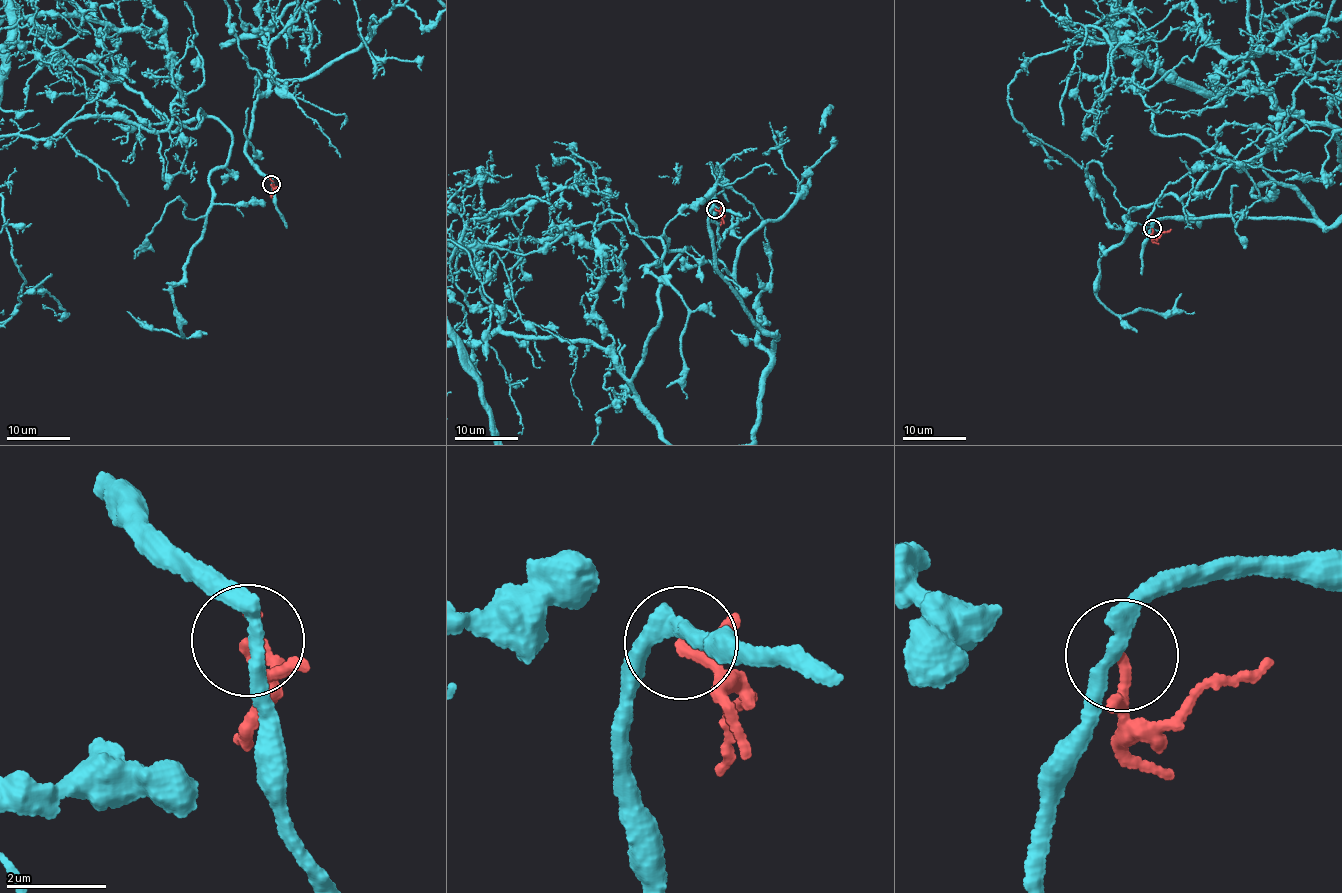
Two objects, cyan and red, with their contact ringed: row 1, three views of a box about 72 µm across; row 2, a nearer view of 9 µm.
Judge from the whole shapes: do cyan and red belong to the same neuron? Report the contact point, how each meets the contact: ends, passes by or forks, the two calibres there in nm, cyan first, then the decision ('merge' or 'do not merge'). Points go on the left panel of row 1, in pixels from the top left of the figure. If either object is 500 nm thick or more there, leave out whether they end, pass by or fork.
place (271, 184); cyan passes by; red passes by; calibres 280 and 140 nm; do not merge

